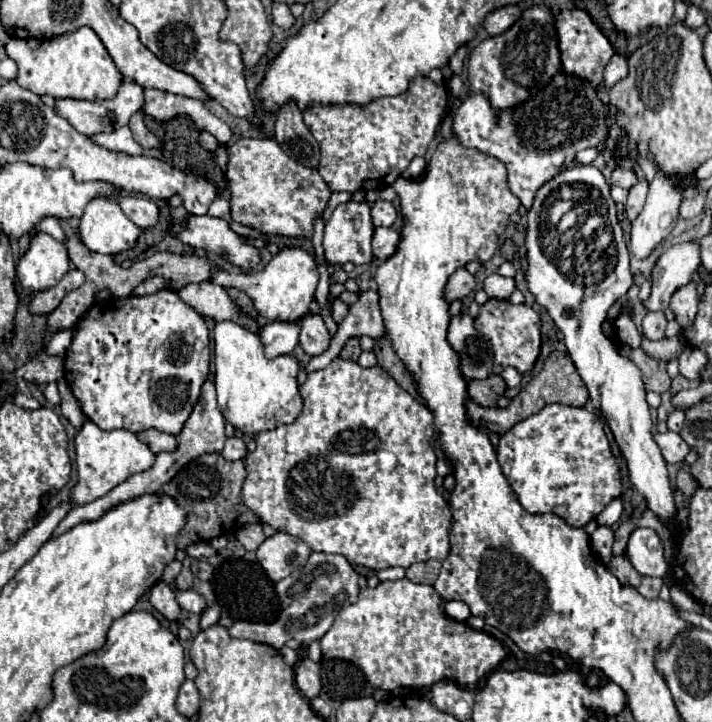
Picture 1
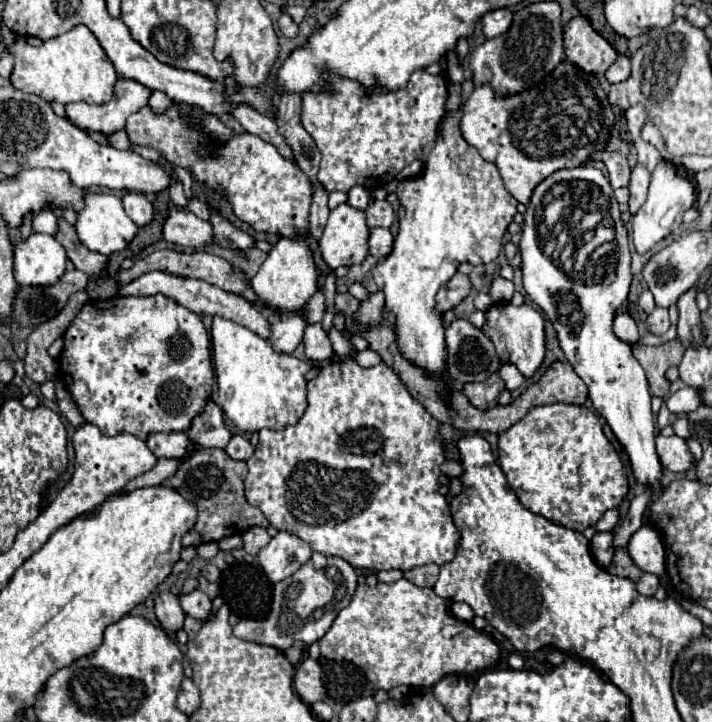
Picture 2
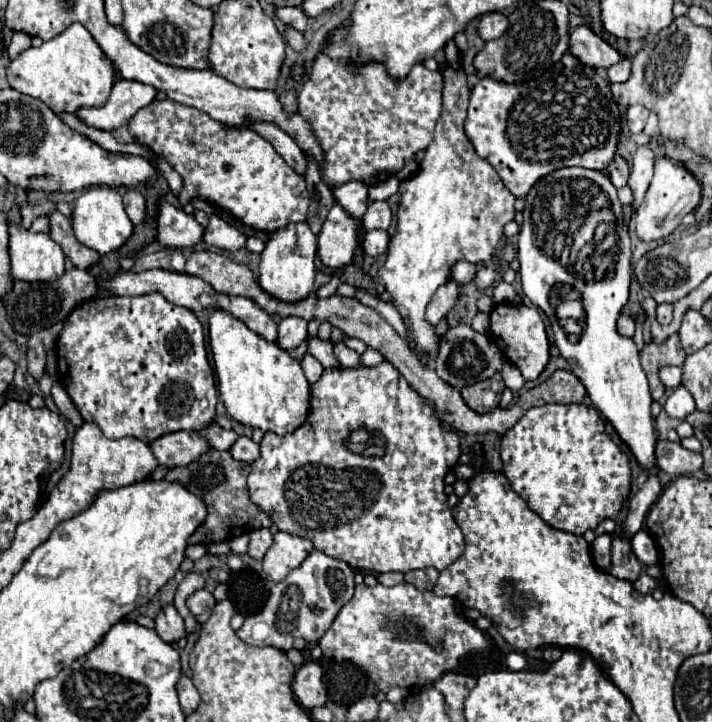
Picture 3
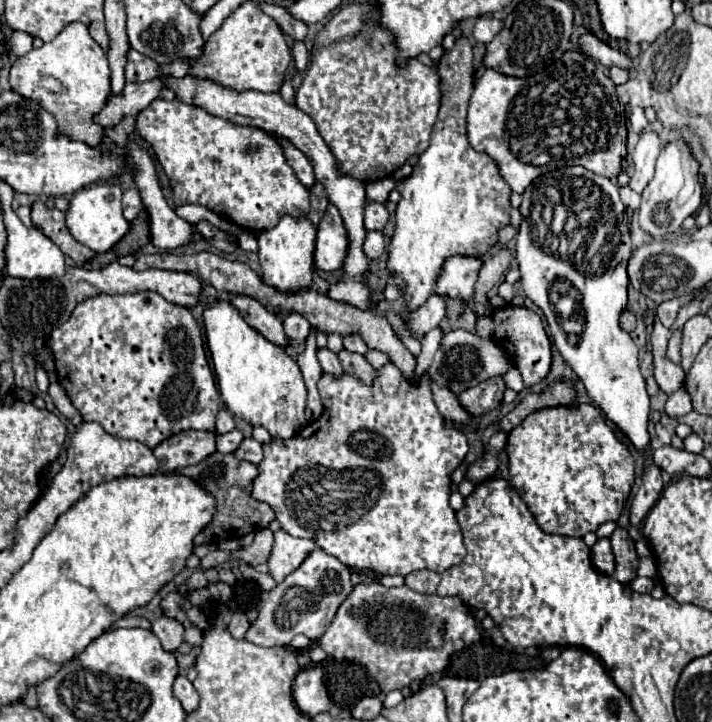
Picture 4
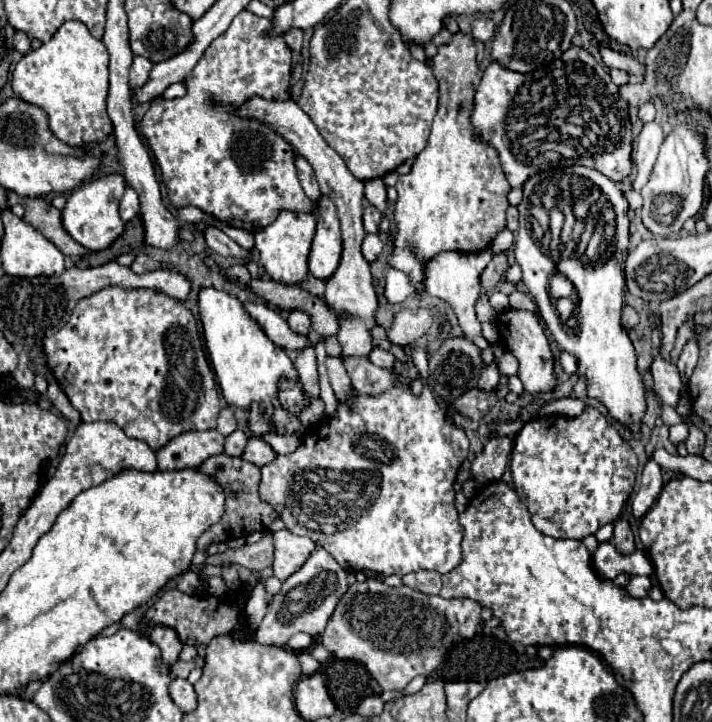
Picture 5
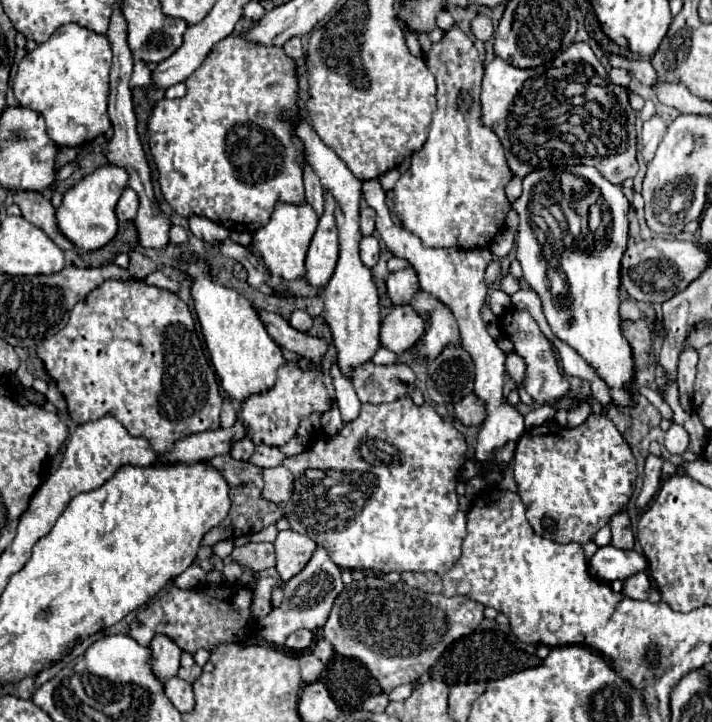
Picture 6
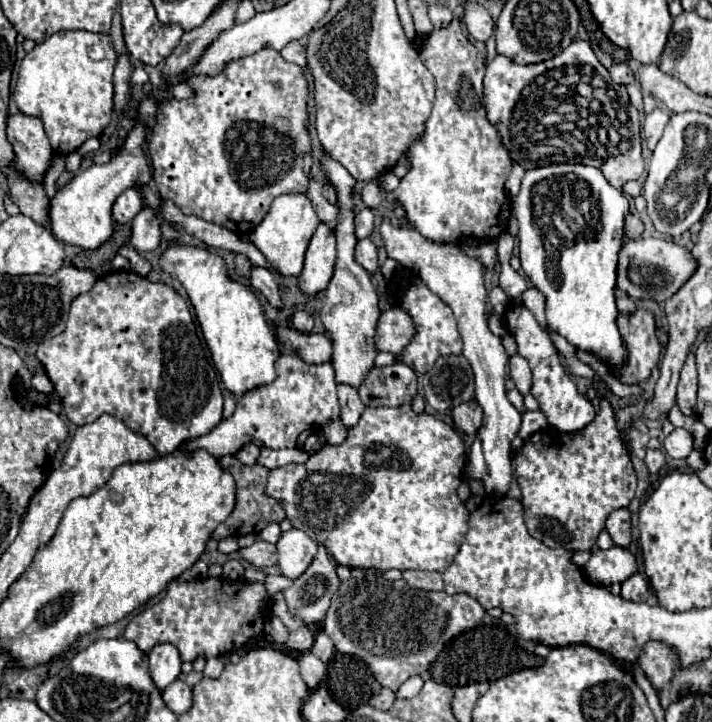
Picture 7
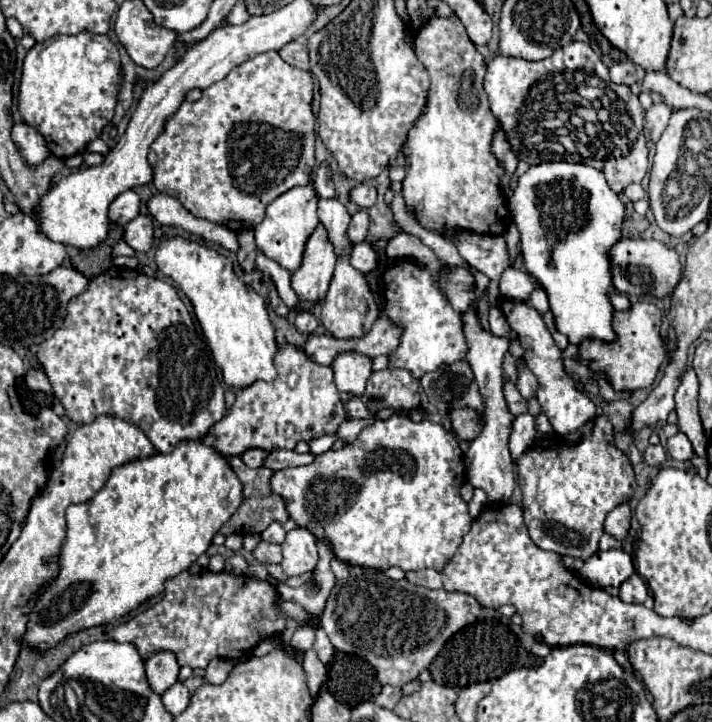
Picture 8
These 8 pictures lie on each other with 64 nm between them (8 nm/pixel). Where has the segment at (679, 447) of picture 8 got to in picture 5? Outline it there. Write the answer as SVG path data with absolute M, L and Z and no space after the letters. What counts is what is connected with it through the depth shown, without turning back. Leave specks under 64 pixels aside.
M680 422L680 424L676 424L676 426L670 426L670 440L672 440L674 444L684 442L686 438L688 438L688 426L686 426L684 422Z

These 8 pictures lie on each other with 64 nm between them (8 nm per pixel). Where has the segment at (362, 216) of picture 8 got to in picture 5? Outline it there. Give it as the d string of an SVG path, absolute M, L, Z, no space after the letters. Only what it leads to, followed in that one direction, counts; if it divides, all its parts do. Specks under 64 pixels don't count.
M366 204L366 208L364 208L364 230L366 232L378 232L380 220L382 220L382 212L376 206Z

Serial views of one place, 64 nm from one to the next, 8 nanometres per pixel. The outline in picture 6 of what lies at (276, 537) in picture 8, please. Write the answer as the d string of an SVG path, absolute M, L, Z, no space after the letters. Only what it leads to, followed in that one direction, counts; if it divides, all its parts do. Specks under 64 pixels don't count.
M268 526L268 528L252 534L250 540L252 540L252 542L274 542L274 540L276 540L276 534L278 534L276 526Z

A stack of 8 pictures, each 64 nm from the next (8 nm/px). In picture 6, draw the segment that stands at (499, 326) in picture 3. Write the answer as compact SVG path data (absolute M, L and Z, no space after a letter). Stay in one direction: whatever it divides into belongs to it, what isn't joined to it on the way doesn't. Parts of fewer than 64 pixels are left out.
M510 310L500 318L500 330L504 332L504 336L512 338L514 344L514 352L526 362L526 374L524 374L524 390L540 404L544 402L554 402L556 398L562 398L570 384L568 380L560 374L558 364L556 364L556 356L552 352L552 344L550 340L542 334L542 330L538 328L536 320L526 312L526 310Z

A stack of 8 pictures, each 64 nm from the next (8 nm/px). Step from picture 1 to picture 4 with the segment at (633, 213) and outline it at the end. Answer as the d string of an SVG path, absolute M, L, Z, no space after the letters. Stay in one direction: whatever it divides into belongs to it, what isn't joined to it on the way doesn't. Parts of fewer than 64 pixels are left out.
M646 130L640 136L640 142L632 154L634 158L634 176L630 178L630 188L638 194L648 186L648 182L654 176L654 164L660 154L660 138L654 130Z

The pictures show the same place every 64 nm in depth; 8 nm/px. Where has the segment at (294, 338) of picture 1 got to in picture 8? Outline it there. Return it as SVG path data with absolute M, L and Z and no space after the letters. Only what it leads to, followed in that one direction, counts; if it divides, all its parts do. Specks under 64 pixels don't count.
M298 312L296 316L296 328L302 332L302 334L312 334L318 326L318 320L310 314L310 312Z

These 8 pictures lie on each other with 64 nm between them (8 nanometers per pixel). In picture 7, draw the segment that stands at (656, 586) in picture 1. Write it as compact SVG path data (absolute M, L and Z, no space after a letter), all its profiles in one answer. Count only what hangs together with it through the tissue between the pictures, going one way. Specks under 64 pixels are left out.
M634 574L630 576L628 580L622 582L622 596L626 600L634 600L634 602L646 602L650 594L650 586L648 586L648 580L644 574Z

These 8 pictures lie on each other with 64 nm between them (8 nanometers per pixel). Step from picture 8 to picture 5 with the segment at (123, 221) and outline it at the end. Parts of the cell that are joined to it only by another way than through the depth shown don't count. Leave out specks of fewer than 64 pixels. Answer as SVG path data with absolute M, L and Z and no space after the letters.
M126 186L126 192L124 192L122 200L120 200L120 216L122 216L122 220L124 222L132 220L138 214L138 210L140 210L138 194L136 194L136 190L132 190L130 186Z

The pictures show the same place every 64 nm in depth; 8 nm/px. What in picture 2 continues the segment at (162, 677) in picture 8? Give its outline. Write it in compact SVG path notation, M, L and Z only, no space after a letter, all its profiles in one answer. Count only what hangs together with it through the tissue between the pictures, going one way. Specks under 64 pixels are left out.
M160 592L154 598L154 608L156 608L156 616L158 616L162 628L168 634L178 632L182 628L182 622L184 622L184 616L186 614L180 608L178 596L174 596L172 592Z

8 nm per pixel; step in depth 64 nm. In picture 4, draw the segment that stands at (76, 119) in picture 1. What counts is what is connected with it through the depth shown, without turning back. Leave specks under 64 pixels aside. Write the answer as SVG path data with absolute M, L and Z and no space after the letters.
M160 80L150 82L126 82L120 94L112 94L106 106L94 116L94 122L102 128L114 128L120 124L126 116L136 116L140 110L144 110L152 100L158 98L162 90Z

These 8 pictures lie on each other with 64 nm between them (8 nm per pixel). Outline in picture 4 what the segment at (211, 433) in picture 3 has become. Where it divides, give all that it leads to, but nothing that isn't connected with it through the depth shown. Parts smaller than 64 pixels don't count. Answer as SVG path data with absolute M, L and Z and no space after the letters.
M232 430L228 434L218 434L216 432L216 450L222 452L222 454L228 454L228 452L234 452L238 448L238 444L242 442L242 432L238 430Z

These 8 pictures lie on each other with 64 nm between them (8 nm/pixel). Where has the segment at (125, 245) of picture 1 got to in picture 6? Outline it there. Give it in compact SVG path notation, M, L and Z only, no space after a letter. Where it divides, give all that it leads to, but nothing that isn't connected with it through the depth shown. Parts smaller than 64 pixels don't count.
M100 166L94 174L82 178L74 188L64 194L62 206L56 210L56 220L60 232L78 248L98 250L106 246L118 232L116 202L124 188L128 186L128 172L120 166Z

